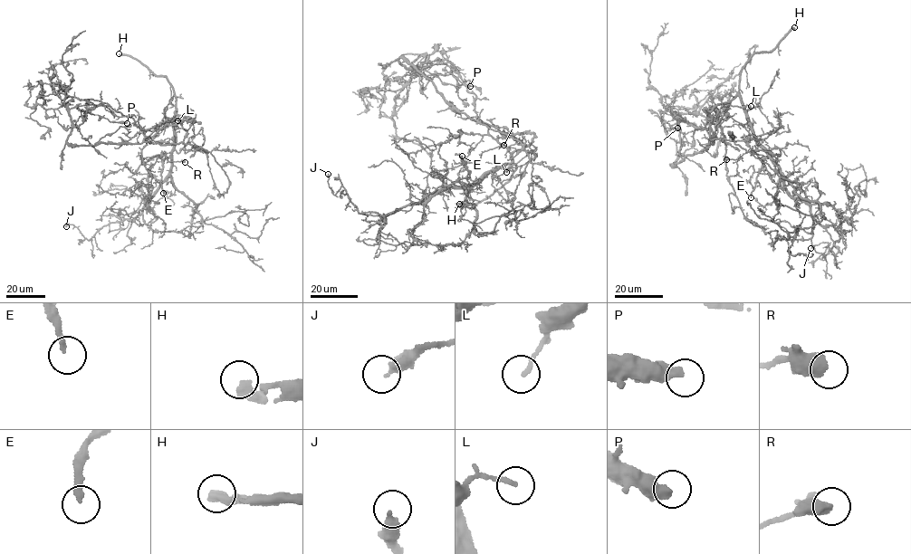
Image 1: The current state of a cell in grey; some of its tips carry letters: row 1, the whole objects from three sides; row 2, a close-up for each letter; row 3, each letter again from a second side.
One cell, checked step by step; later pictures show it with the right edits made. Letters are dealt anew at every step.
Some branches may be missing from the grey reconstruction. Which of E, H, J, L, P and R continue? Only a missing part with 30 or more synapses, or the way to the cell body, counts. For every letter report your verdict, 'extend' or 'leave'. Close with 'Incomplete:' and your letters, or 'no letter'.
E: extend
H: extend
J: leave
L: leave
P: leave
R: leave
Incomplete: E, H

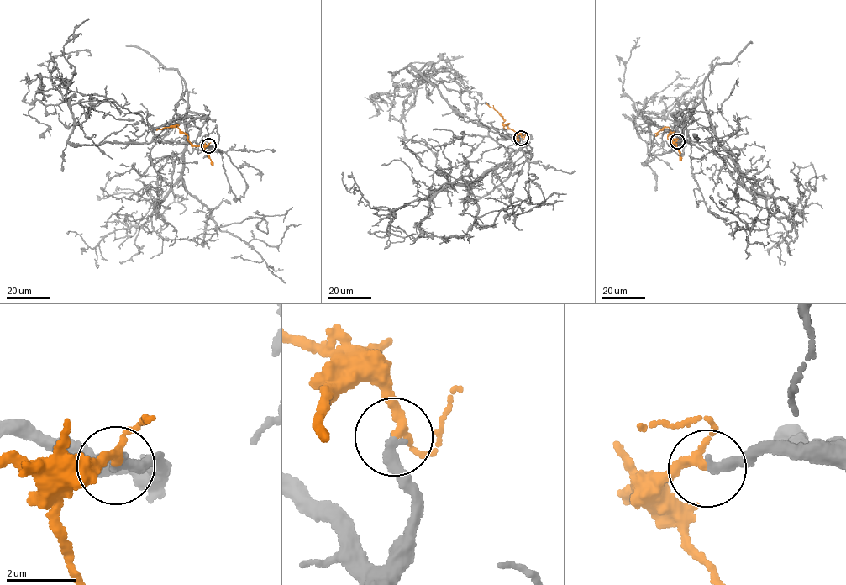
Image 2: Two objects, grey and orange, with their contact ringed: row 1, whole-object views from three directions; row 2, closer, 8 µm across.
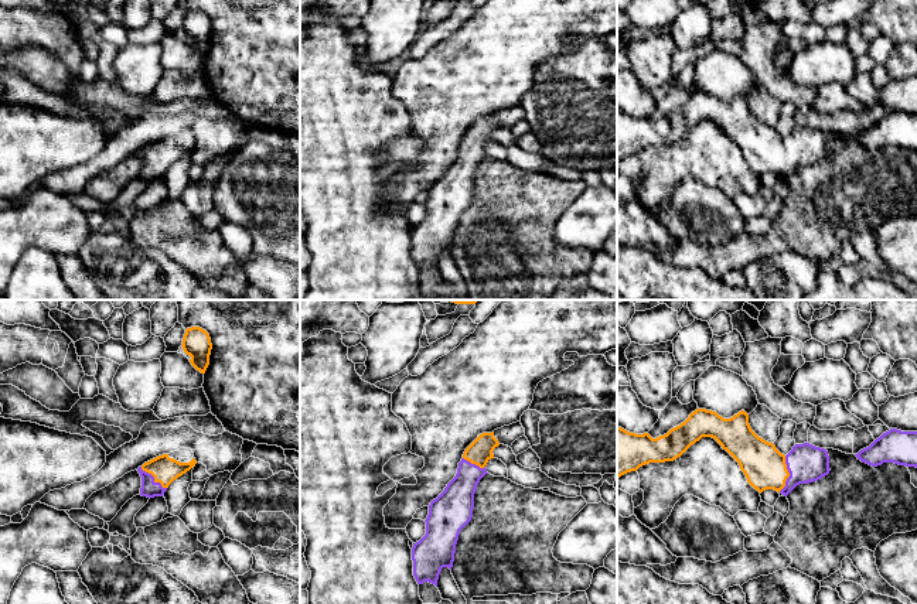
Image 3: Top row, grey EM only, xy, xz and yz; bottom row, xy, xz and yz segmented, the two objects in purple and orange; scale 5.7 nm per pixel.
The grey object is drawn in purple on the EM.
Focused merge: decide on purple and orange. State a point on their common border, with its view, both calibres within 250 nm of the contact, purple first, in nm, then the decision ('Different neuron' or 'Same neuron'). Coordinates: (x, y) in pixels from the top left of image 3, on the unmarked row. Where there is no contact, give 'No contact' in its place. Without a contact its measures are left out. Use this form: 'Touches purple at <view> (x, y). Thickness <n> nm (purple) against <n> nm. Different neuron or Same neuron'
Touches purple at yz (790, 157). Thickness 220 nm (purple) against 240 nm. Same neuron

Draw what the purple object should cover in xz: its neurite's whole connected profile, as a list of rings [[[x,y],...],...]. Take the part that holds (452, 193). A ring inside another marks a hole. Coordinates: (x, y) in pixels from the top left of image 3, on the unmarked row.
[[[492,116],[480,117],[464,134],[458,146],[456,160],[447,167],[444,174],[430,185],[426,201],[426,218],[412,231],[413,259],[417,267],[429,265],[437,270],[439,257],[443,250],[451,253],[456,236],[456,228],[460,214],[471,204],[474,191],[474,177],[480,163],[488,157],[487,146],[494,141],[494,132],[500,126]]]

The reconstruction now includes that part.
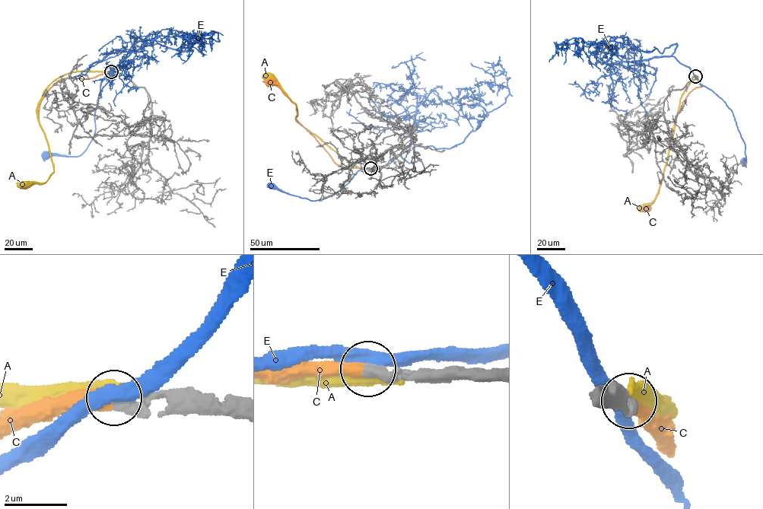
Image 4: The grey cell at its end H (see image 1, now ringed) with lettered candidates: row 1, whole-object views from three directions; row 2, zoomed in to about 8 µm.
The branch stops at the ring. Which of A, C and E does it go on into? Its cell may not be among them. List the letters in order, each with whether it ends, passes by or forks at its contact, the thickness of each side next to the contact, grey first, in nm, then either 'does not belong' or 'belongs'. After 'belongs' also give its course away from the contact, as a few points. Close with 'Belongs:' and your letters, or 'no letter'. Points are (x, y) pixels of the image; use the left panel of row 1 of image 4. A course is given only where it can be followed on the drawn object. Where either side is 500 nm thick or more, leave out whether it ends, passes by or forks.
A: it ends | 440/440 nm | does not belong
C: it ends | 400/480 nm | belongs | via (111, 71), (91, 77), (64, 77), (48, 91), (39, 106), (39, 120), (54, 172), (43, 183), (27, 184)
E: it passes by | 420/400 nm | does not belong
Belongs: C

